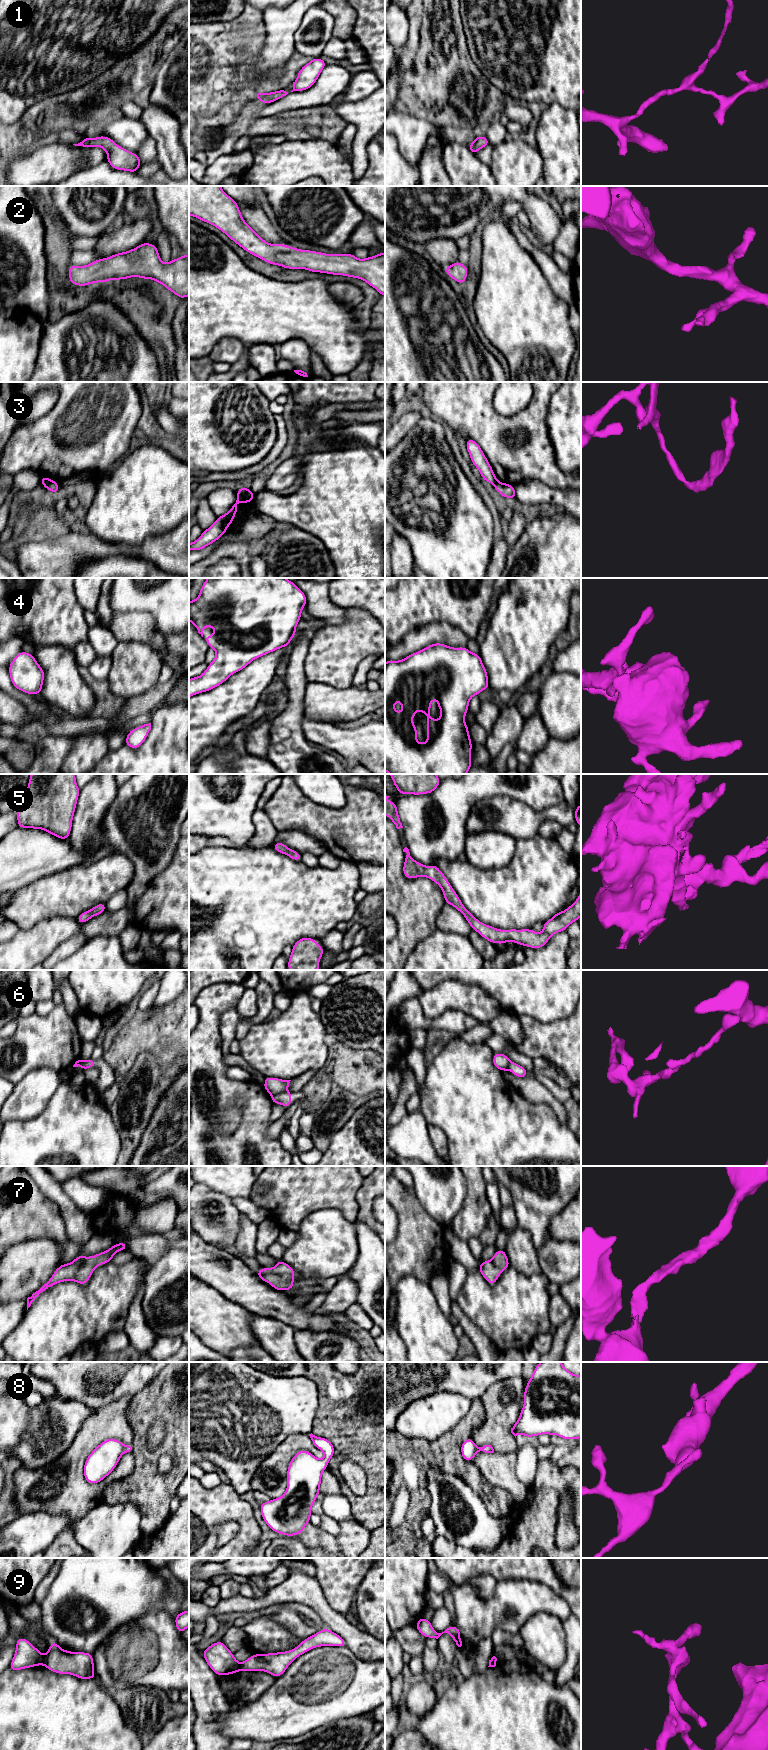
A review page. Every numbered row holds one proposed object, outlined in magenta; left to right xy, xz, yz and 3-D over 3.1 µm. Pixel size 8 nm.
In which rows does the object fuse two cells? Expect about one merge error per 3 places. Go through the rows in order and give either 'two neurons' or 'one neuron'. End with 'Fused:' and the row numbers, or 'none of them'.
1: one neuron
2: one neuron
3: two neurons
4: one neuron
5: one neuron
6: two neurons
7: one neuron
8: one neuron
9: two neurons
Fused: 3, 6, 9

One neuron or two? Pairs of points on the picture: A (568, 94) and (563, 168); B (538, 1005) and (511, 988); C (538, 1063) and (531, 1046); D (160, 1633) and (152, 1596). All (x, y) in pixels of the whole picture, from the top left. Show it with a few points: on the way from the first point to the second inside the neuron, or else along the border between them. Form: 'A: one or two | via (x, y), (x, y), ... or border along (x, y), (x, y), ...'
A: two | border along (546, 105), (558, 103), (570, 109)
B: one | via (531, 998), (521, 988), (518, 988)
C: two | border along (543, 1057), (534, 1057), (532, 1059)
D: two | border along (158, 1607), (134, 1619)

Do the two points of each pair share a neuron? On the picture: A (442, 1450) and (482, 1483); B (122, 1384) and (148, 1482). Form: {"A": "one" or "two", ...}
{"A": "one", "B": "two"}

